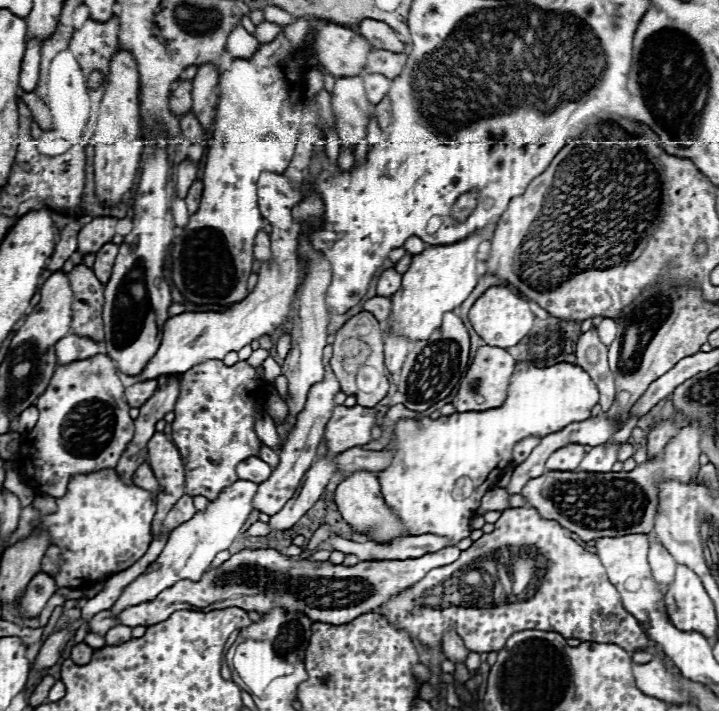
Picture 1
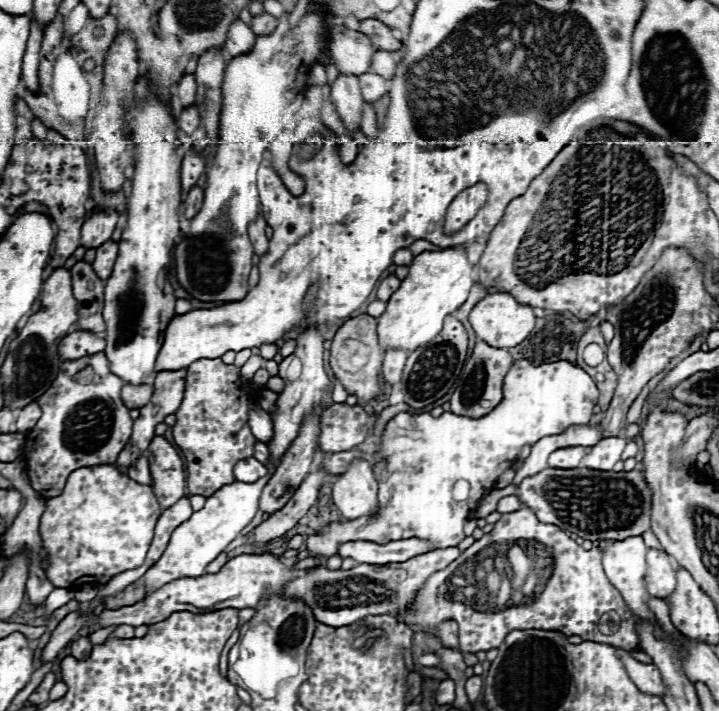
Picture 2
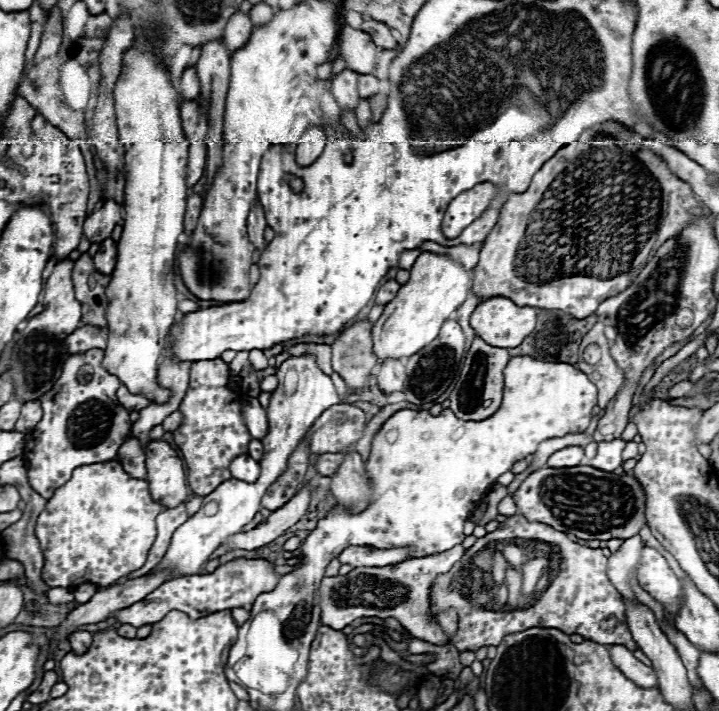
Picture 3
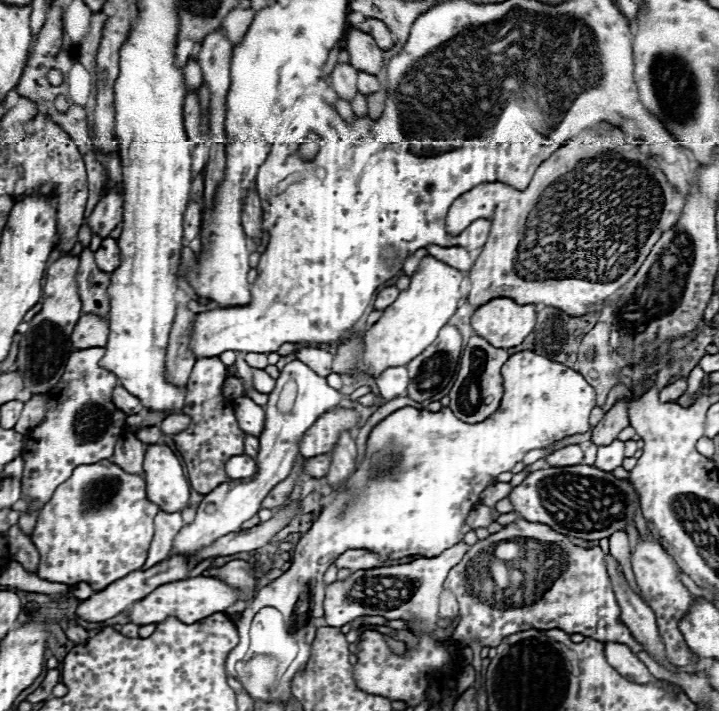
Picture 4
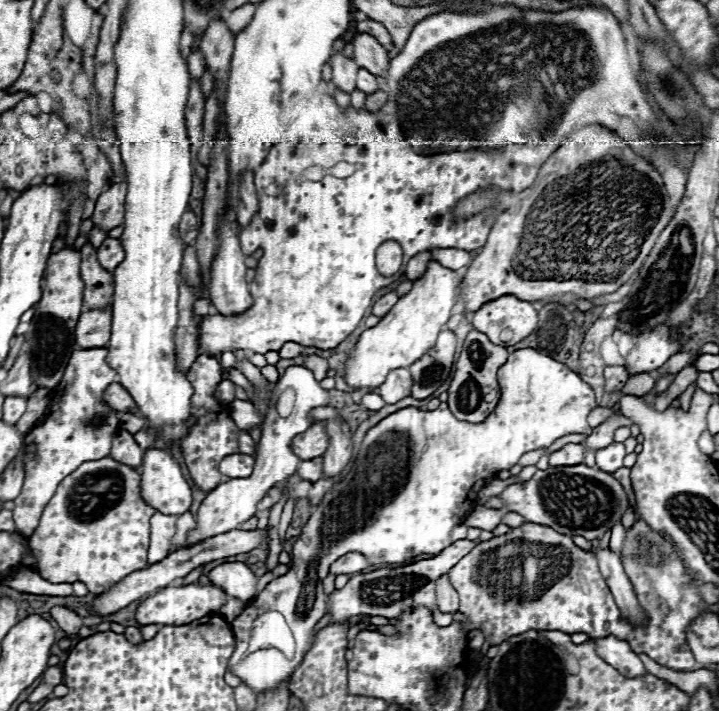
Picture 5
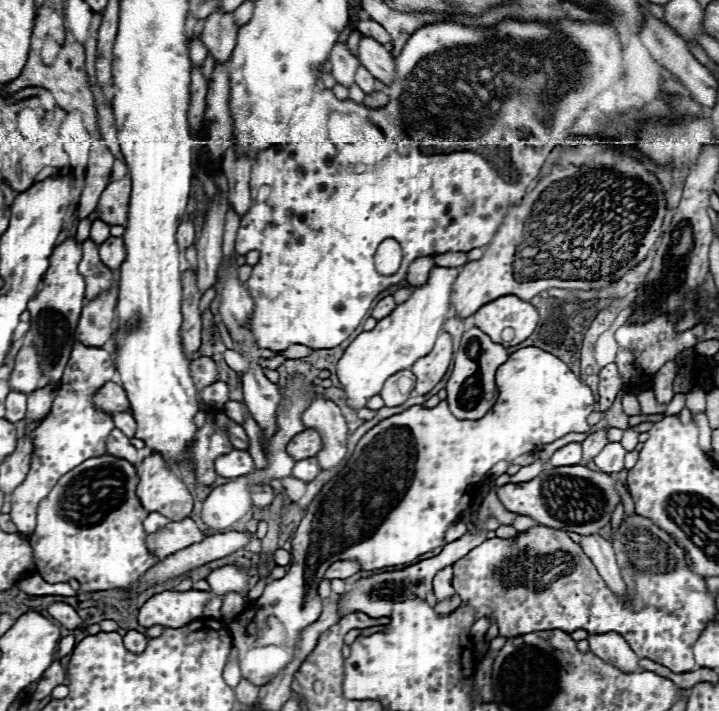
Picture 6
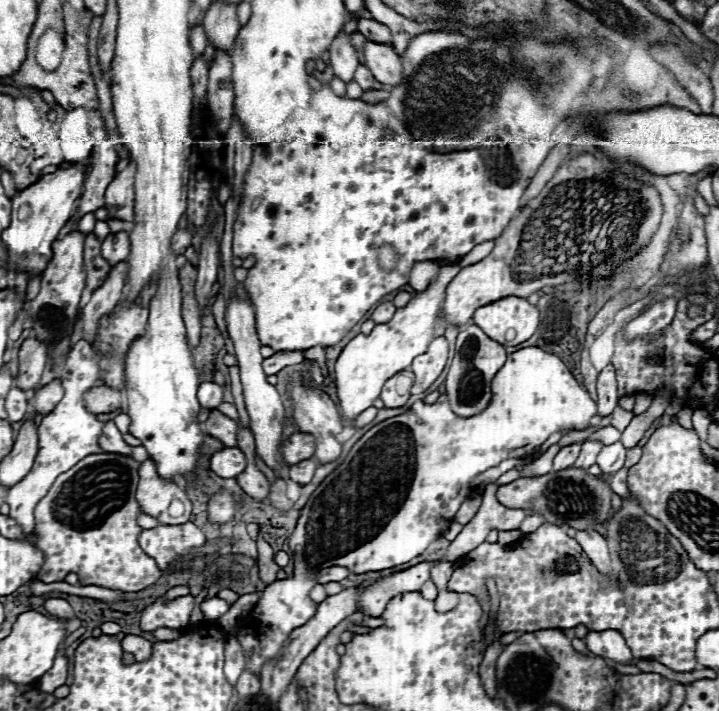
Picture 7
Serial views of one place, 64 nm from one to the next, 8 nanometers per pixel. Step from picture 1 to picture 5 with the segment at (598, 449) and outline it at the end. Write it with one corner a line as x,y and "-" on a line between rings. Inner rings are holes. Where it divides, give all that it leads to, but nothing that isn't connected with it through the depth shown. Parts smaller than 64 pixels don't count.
612,442
610,446
602,448
596,452
596,466
602,470
602,472
616,472
618,468
622,468
622,460
626,456
626,450
624,450
624,444
620,442

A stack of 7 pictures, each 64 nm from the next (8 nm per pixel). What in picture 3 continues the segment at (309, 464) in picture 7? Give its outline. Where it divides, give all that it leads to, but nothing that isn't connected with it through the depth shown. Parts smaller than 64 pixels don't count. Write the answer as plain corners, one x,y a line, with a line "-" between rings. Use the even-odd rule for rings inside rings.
320,454
318,456
318,460
316,460
316,472
320,474
320,476
332,476
334,472
336,472
336,468
340,466
340,462
342,462
342,454

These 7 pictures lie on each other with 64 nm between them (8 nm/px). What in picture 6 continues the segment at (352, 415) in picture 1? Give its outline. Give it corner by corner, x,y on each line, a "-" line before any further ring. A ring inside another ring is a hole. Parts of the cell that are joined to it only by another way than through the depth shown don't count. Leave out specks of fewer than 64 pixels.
304,430
302,434
296,434
290,444
286,446
286,452
294,460
304,460
304,458
314,458
322,448
320,434
316,430

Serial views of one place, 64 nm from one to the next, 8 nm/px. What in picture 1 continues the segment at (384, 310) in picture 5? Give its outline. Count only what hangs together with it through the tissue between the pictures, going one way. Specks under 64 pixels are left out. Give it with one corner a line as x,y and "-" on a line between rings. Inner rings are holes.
396,270
382,272
382,276
378,280
378,296
390,298
400,288
400,280
402,280
402,276

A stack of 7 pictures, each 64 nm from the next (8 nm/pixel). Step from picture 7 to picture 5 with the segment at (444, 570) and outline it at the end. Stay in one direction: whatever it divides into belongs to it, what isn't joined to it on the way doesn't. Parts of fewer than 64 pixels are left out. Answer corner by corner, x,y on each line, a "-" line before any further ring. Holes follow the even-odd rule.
448,574
438,578
438,582
436,582
436,602
442,612
456,612
458,610
458,592
450,586

